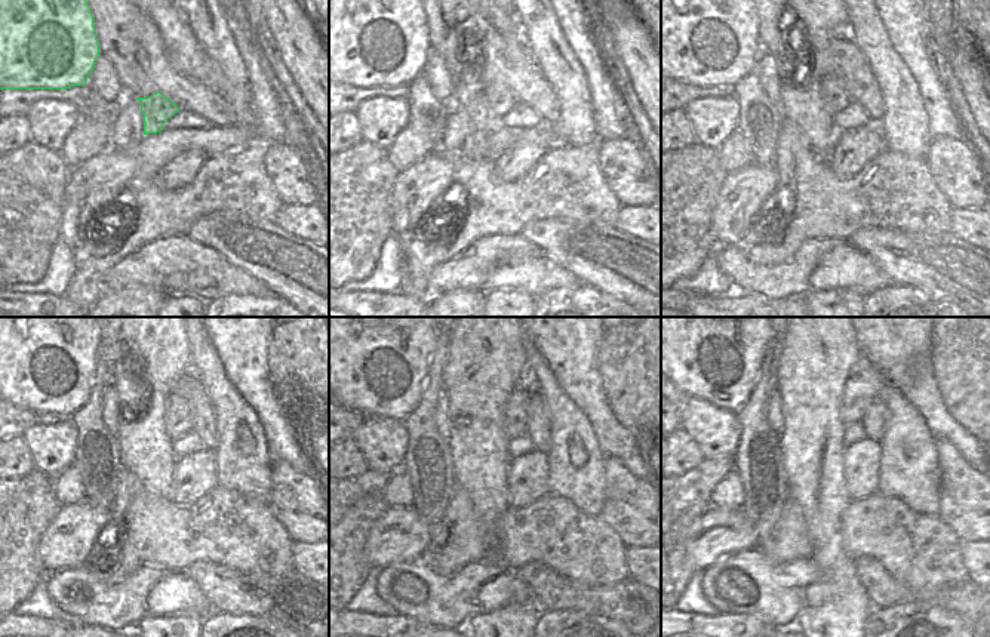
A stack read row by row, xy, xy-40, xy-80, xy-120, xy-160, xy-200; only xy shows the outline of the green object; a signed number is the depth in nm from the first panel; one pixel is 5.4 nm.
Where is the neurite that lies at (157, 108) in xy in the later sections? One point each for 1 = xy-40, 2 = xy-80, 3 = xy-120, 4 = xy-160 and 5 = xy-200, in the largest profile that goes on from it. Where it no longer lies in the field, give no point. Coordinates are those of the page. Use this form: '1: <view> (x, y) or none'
1: xy-40 (498, 98)
2: xy-80 (832, 89)
3: xy-120 (177, 417)
4: xy-160 (515, 408)
5: xy-200 (864, 382)

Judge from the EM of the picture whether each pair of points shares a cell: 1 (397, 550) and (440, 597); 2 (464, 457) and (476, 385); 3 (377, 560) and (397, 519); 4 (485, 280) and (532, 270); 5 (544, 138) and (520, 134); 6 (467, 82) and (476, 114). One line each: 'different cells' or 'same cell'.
1: different cells
2: same cell
3: same cell
4: same cell
5: same cell
6: same cell

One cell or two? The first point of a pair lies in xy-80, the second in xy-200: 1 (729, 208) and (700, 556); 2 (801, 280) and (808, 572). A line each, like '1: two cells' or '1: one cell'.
1: one cell
2: one cell

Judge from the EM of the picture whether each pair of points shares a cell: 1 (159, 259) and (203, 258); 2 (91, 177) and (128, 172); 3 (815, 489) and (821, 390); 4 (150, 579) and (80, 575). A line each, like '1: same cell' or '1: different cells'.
1: same cell
2: same cell
3: same cell
4: same cell

